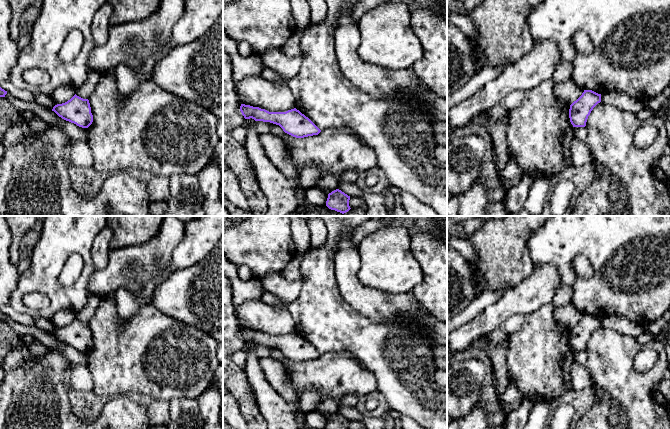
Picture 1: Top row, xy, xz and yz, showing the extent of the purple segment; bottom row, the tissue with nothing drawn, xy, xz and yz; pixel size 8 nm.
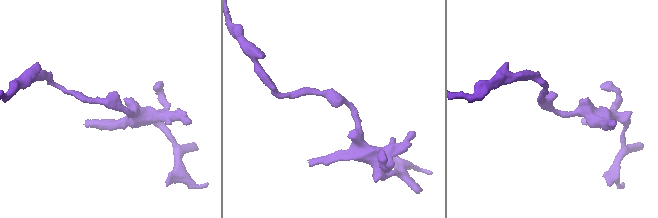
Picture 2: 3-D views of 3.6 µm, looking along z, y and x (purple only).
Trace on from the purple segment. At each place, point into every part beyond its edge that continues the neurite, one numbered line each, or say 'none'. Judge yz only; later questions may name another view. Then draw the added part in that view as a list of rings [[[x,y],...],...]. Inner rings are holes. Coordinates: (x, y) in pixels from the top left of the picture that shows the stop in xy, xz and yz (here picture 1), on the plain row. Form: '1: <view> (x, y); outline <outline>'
none

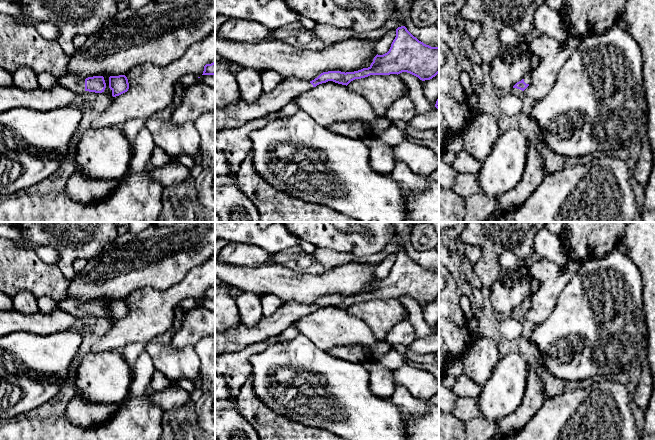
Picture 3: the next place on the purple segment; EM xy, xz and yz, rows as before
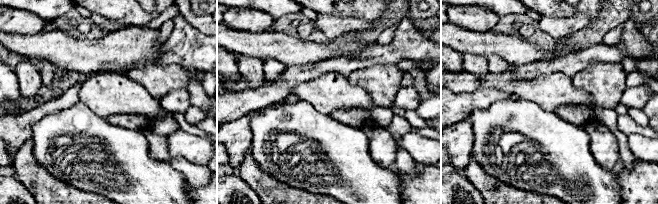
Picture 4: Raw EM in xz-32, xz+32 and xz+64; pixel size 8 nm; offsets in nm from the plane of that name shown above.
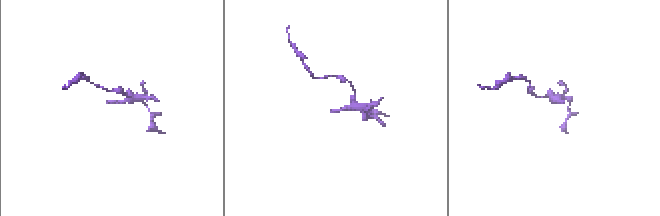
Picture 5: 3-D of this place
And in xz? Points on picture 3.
1: xz (231, 340); outline [[[284,303],[272,316],[263,317],[256,325],[240,324],[238,328],[215,331],[215,356],[238,352],[245,347],[269,339],[289,327],[293,322],[313,312],[305,304]]]

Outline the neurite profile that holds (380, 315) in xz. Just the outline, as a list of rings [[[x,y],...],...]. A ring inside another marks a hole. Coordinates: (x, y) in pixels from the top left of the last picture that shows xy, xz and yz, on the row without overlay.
[[[390,298],[355,303],[347,312],[364,321],[379,341],[385,341],[393,326],[406,320],[408,310],[397,298]]]

